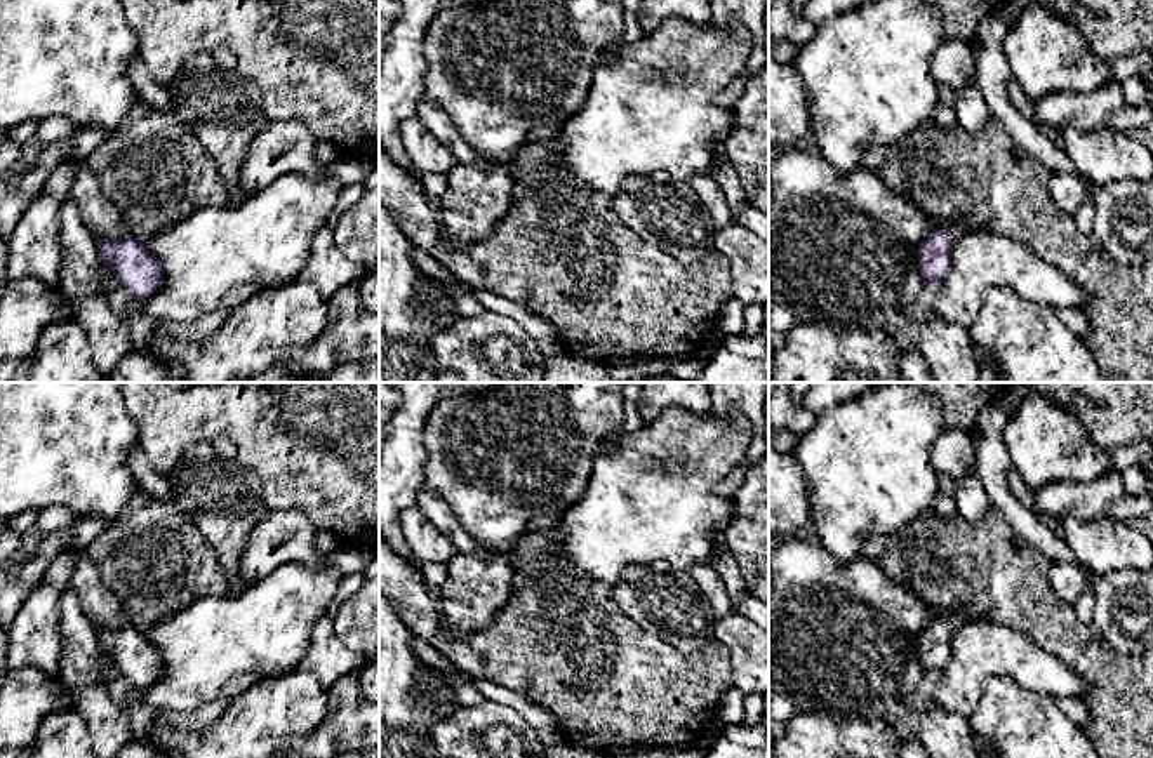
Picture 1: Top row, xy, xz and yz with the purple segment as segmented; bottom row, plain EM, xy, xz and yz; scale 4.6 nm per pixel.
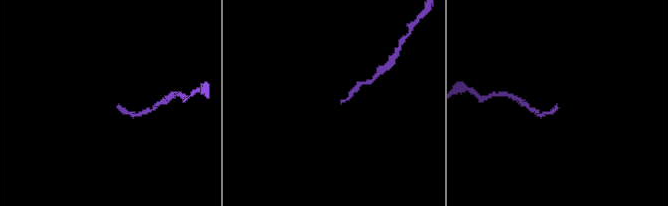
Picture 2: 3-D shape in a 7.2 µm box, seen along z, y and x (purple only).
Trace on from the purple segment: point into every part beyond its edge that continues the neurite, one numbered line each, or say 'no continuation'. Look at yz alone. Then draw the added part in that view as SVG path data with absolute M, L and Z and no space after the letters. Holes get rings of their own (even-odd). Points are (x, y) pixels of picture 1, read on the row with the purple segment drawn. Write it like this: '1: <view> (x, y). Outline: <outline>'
1: yz (955, 230). Outline: M953 223L946 229L943 229L943 231L948 235L948 238L951 242L955 242L956 238L960 238L965 233L981 231L981 229L977 229L976 226L972 226L969 223Z

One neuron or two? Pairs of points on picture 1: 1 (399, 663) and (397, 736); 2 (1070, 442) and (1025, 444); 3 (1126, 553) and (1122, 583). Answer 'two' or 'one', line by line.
1: one
2: one
3: two

